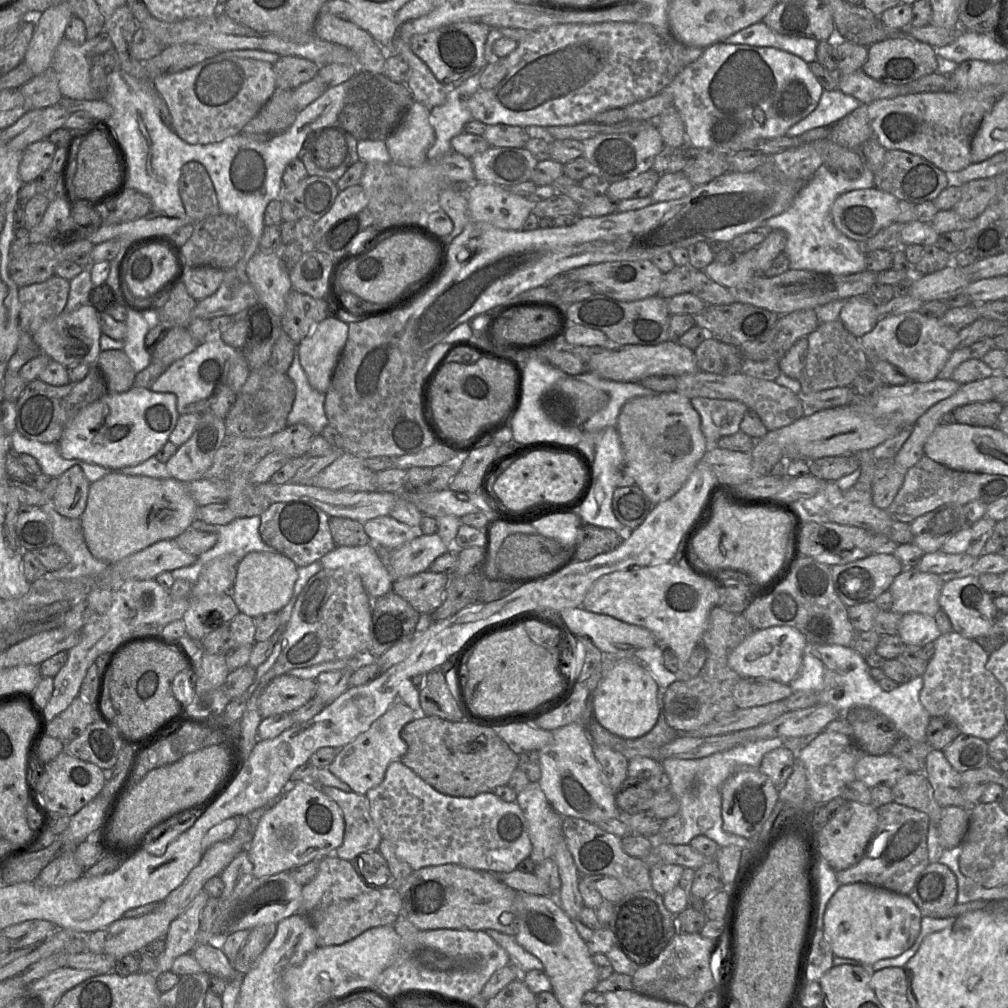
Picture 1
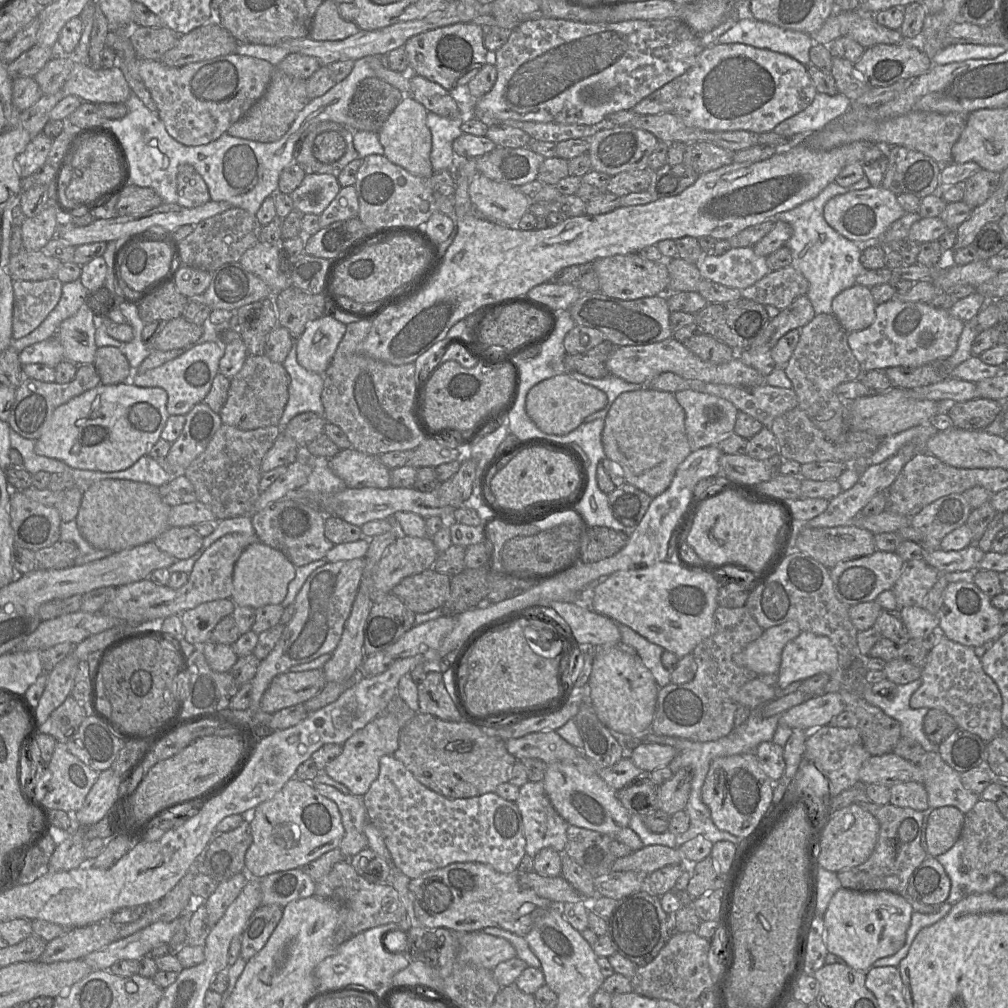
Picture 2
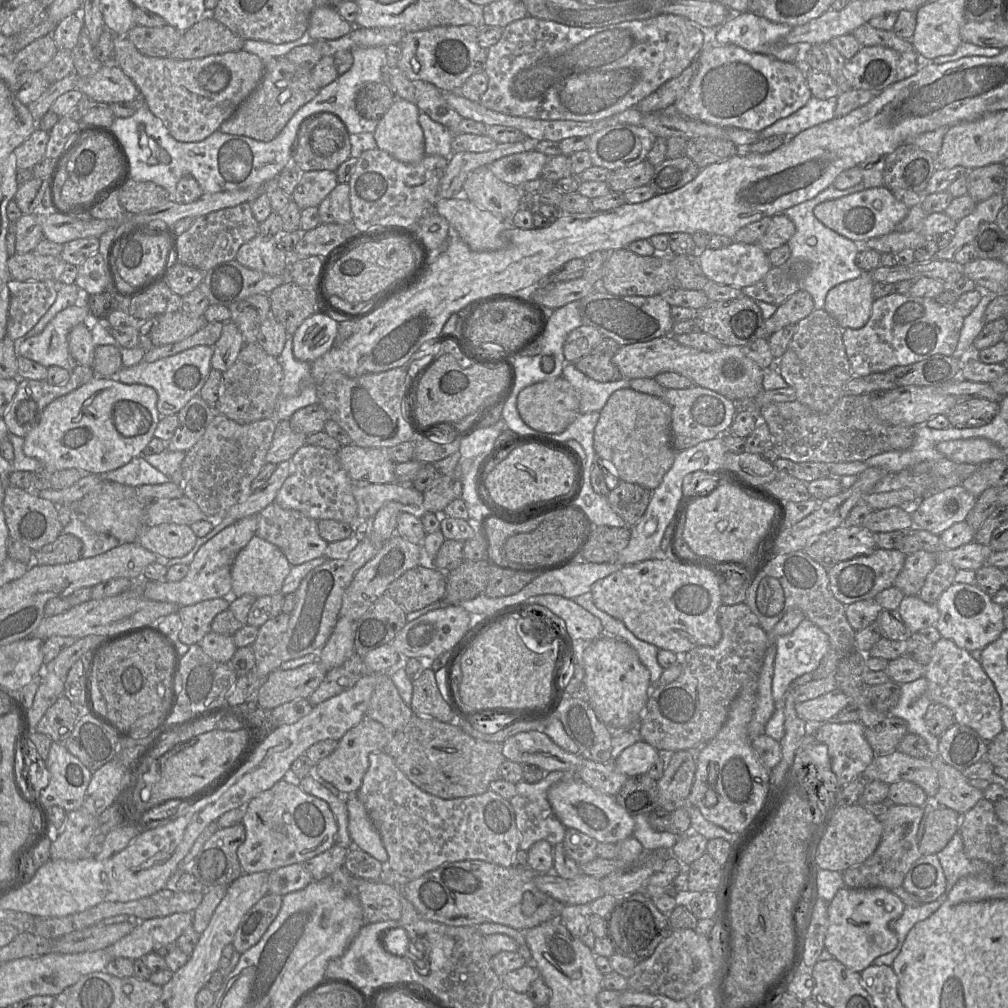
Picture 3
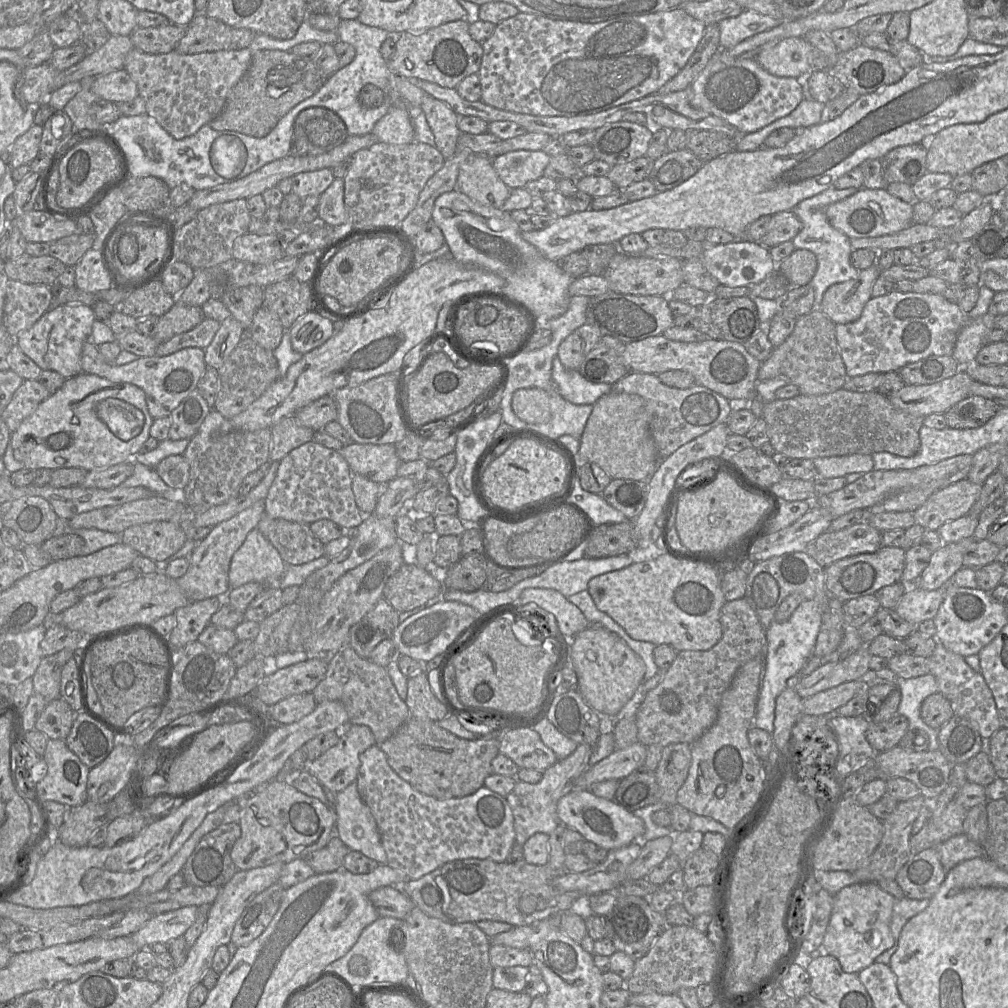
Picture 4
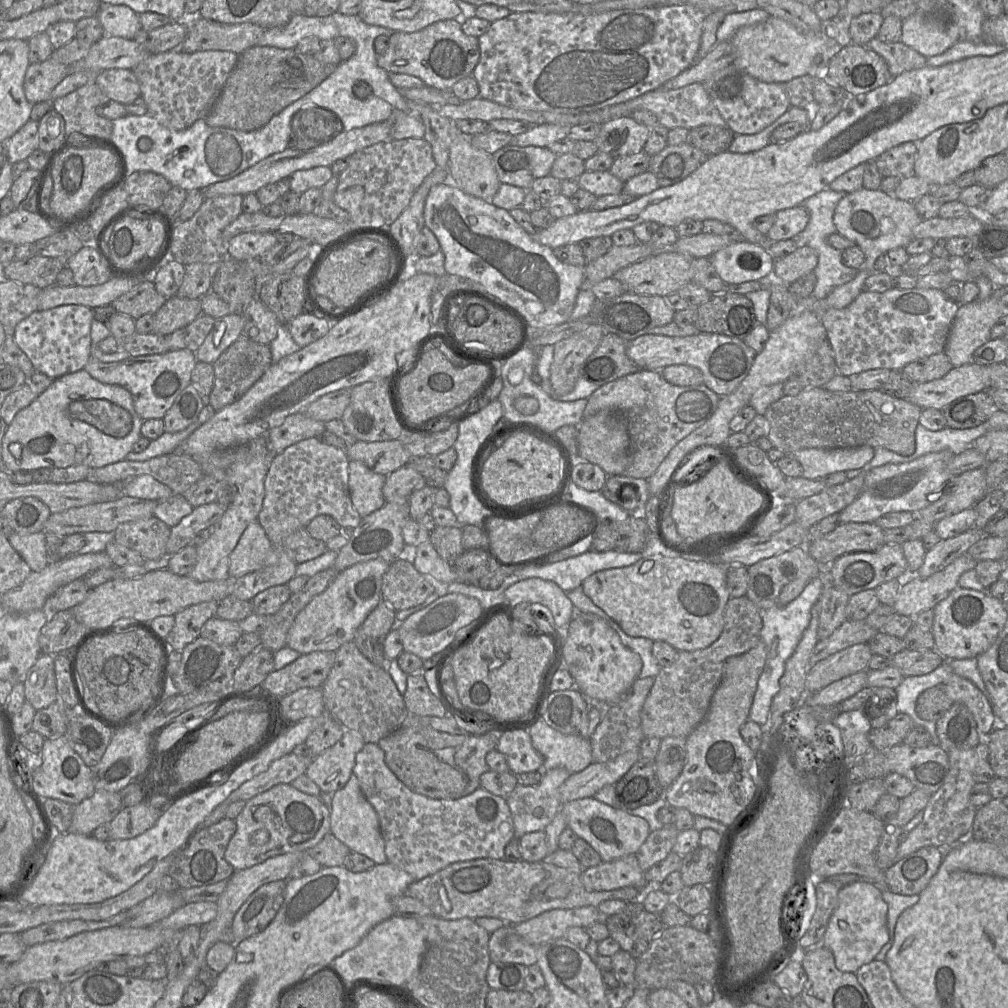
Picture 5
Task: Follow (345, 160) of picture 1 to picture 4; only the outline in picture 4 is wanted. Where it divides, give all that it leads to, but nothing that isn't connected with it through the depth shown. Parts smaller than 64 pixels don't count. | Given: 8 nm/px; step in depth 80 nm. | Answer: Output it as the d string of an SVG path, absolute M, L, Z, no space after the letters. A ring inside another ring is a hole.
M311 107L300 112L294 122L289 154L323 154L342 144L347 136L345 123L338 114L325 107Z

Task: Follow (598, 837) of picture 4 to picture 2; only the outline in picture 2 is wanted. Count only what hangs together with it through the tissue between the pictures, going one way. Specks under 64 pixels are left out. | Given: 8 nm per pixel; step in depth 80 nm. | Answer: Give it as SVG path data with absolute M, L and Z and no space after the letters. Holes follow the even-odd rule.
M554 762L547 764L543 779L545 792L558 814L569 825L596 831L603 835L613 837L625 827L629 827L630 814L617 798L617 791L611 788L602 778L597 775L585 775L574 766Z

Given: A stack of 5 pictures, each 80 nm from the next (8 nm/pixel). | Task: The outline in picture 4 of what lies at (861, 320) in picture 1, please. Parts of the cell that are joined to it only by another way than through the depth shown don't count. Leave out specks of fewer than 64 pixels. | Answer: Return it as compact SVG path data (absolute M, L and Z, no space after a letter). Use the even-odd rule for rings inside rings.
M878 258L877 263L874 263L871 267L861 270L859 275L855 279L848 280L842 283L836 283L831 285L824 293L822 303L818 307L826 316L830 318L835 324L847 324L856 321L860 316L861 313L866 305L866 303L872 297L871 291L872 286L880 276L880 270L878 267Z

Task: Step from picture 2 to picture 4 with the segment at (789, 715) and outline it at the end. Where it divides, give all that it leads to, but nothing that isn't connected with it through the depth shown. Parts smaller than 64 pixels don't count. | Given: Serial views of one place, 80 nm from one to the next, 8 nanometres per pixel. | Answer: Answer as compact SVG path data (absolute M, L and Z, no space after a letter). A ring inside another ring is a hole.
M861 680L850 681L840 684L834 688L819 692L811 697L802 700L802 714L822 716L836 714L837 710L855 697L862 689L866 689Z

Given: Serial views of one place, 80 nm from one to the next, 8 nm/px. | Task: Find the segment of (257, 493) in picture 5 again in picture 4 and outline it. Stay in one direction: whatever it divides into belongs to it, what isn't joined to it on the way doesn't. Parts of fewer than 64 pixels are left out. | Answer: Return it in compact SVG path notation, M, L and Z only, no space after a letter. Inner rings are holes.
M258 501L228 520L211 527L210 532L196 545L186 573L176 579L177 584L190 602L211 597L225 597L230 590L229 568L233 554L243 544L248 533L257 528L264 513L264 501Z

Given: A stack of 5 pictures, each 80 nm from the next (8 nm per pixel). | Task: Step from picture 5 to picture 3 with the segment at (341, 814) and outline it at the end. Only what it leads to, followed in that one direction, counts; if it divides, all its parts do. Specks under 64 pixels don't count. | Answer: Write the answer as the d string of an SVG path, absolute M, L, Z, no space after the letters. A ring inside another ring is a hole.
M342 794L348 812L348 832L354 847L366 852L381 863L387 863L388 854L378 831L356 794Z

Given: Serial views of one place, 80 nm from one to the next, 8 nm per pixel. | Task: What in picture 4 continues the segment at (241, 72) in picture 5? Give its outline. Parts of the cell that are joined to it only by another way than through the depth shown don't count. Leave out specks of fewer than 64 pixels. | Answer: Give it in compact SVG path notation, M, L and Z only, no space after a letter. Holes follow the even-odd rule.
M290 51L252 52L249 69L228 94L222 112L209 125L217 131L240 131L264 137L293 107L313 96L328 78L318 69L315 61Z

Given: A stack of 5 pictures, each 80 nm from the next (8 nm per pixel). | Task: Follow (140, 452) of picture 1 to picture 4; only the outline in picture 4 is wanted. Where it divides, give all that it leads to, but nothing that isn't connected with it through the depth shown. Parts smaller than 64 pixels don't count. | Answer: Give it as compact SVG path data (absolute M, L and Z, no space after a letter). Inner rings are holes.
M81 372L76 376L66 379L62 387L57 389L55 392L52 392L47 399L41 402L35 412L30 417L25 419L16 431L11 433L10 443L14 449L14 458L20 462L23 462L25 468L30 470L36 470L39 468L55 470L59 468L72 467L83 468L86 471L103 470L113 465L132 460L134 456L138 455L141 446L150 437L149 431L153 420L154 418L152 418L148 411L143 390L129 383L114 383L99 376Z

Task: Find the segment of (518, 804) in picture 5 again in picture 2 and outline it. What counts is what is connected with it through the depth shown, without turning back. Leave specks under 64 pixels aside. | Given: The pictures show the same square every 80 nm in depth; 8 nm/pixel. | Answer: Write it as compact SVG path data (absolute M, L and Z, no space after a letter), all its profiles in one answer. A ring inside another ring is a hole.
M528 781L519 787L515 804L521 814L525 852L530 857L543 848L564 853L569 824L552 806L542 781Z

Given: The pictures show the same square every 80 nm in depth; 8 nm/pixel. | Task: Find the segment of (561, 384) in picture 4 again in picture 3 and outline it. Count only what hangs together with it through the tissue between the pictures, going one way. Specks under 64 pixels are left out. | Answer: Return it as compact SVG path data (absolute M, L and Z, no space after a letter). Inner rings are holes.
M566 360L562 377L580 393L579 413L581 414L600 412L615 391L630 387L629 379L624 377L610 382L596 381L579 371L574 363Z

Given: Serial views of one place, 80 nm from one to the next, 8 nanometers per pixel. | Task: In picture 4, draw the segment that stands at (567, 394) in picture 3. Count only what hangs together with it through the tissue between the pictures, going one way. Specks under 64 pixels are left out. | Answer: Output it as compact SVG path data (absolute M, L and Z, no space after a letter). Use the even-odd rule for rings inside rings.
M536 387L519 389L513 395L512 409L526 423L547 423L551 419L549 393Z

